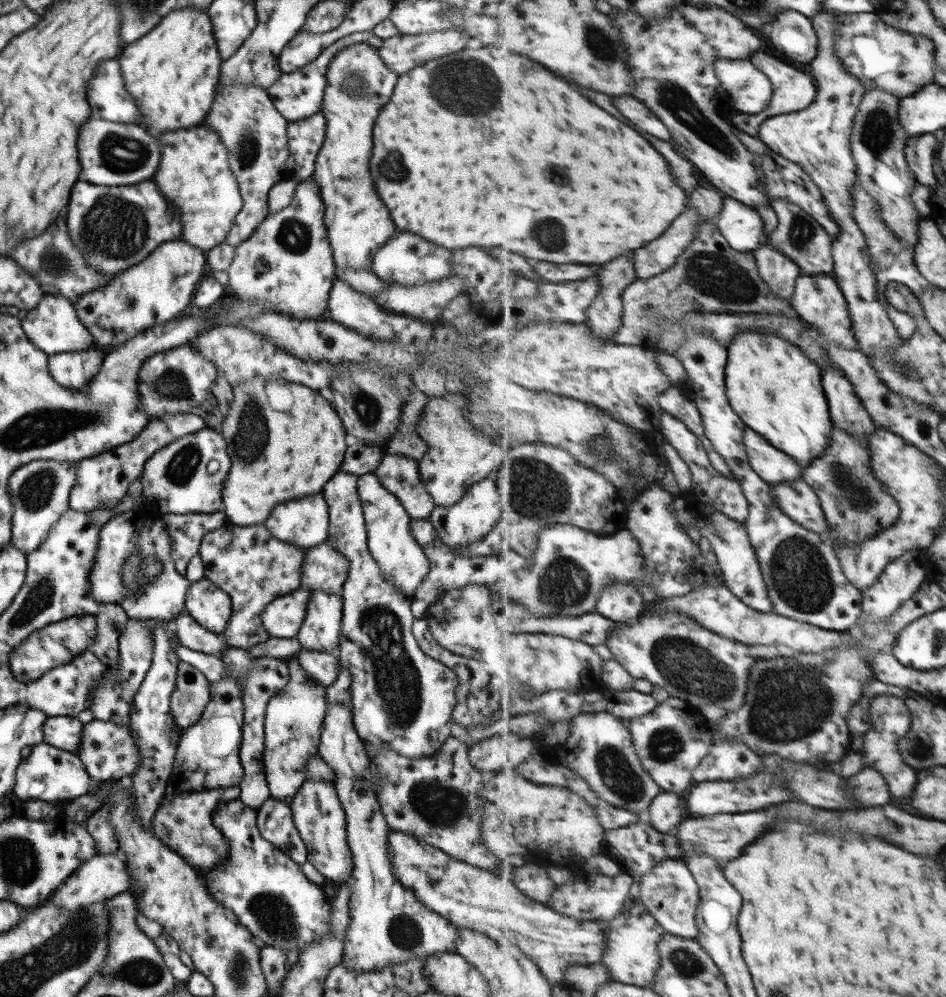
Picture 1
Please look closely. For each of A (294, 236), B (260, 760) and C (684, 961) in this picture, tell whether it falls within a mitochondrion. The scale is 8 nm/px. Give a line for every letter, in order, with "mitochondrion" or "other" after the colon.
A: mitochondrion
B: other
C: mitochondrion

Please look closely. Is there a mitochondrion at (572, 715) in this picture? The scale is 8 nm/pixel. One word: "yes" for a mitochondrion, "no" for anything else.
no

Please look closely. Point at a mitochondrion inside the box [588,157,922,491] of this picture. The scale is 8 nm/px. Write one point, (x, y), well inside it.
(735, 285)

